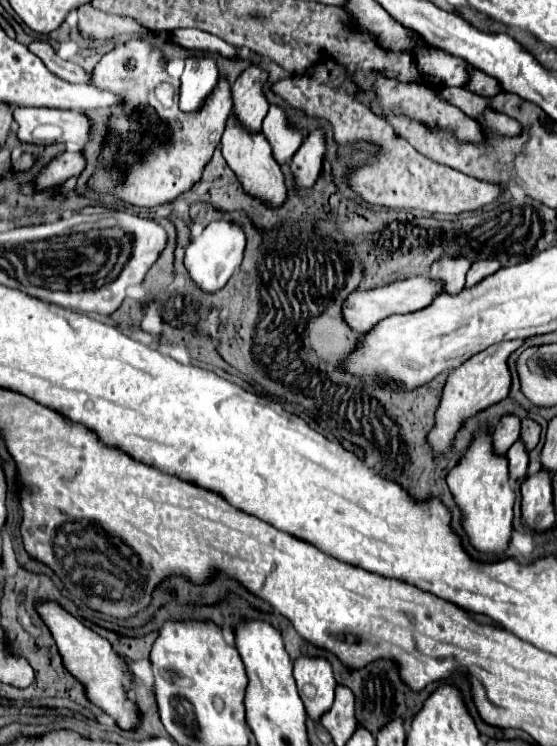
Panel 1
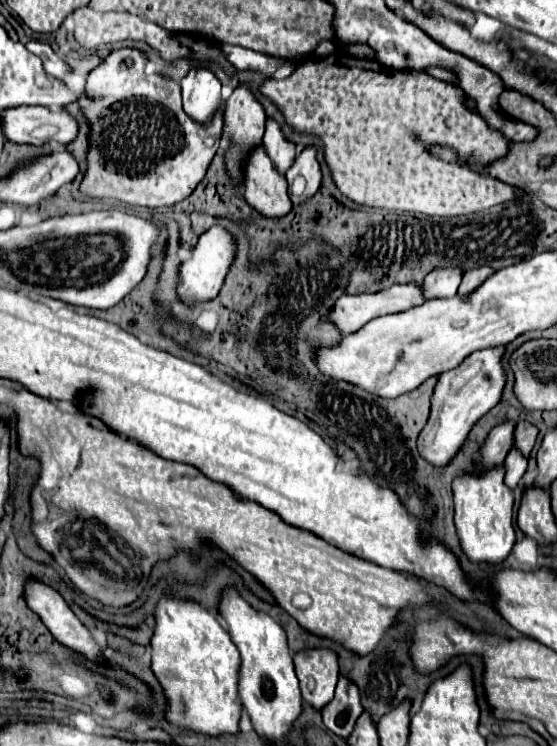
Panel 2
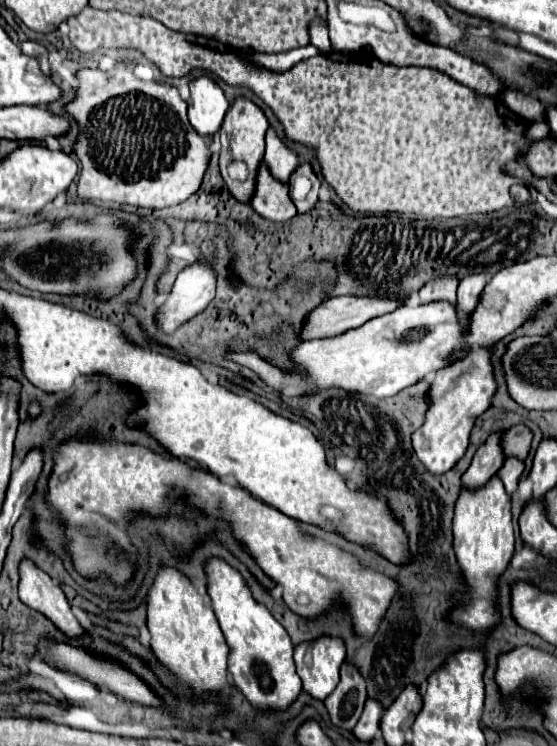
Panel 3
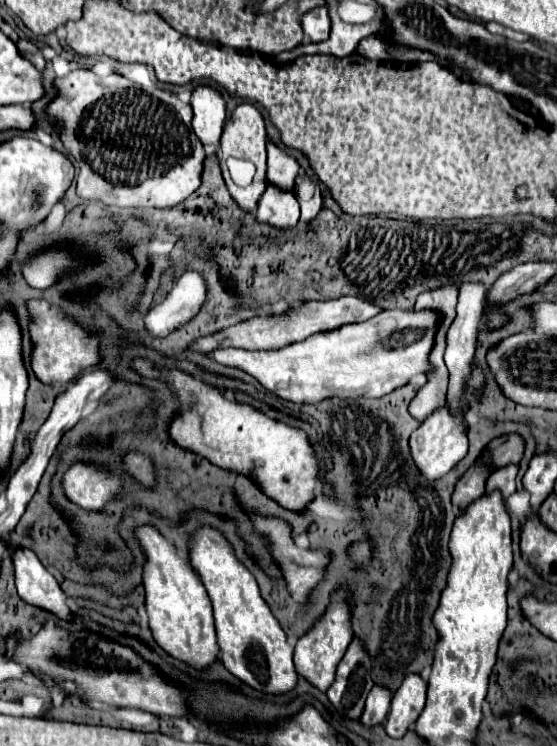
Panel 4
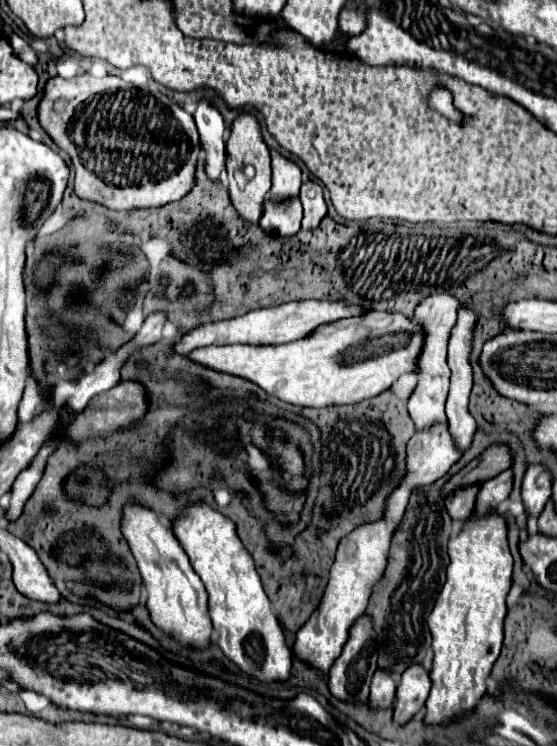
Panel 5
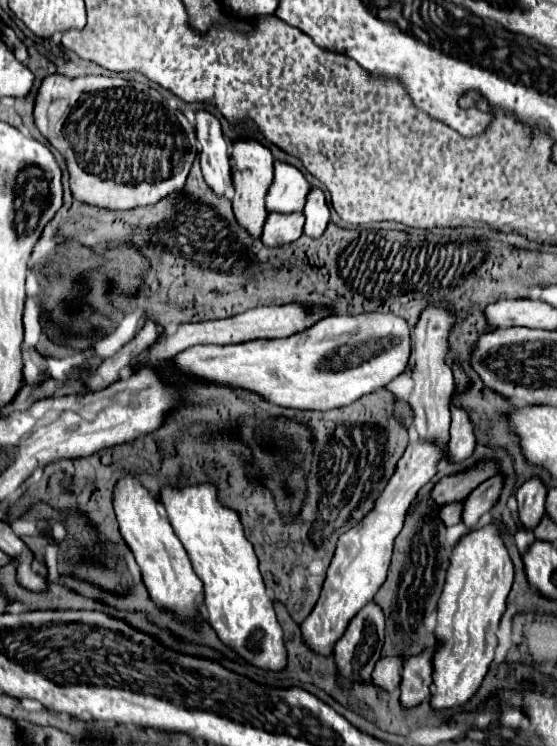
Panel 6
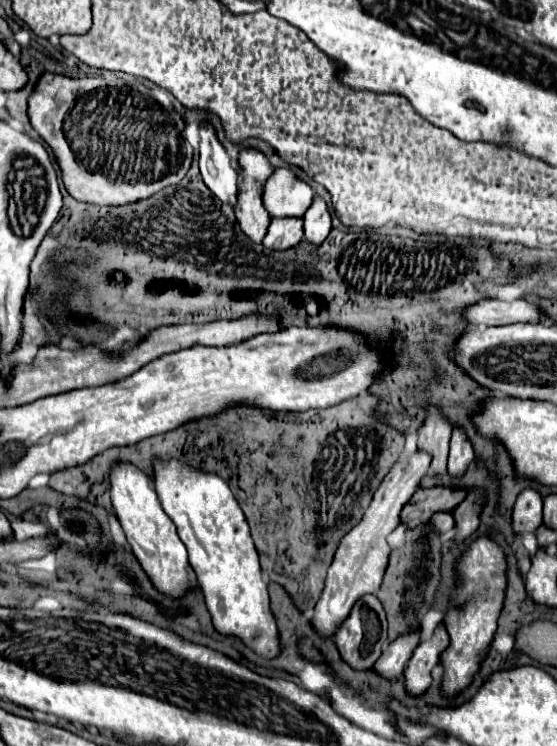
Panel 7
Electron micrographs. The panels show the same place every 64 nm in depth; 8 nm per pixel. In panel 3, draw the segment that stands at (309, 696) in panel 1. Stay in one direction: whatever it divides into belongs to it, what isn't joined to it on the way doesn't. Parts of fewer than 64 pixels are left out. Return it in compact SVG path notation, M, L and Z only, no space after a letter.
M320 636L310 642L300 642L294 650L294 662L302 688L318 700L324 700L338 684L338 670L346 658L342 638Z

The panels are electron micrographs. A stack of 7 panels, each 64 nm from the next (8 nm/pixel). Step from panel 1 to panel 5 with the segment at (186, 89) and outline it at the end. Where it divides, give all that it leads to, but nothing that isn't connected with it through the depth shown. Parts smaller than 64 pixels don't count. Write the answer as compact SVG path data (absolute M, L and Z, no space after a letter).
M198 102L194 122L200 132L200 144L206 152L206 174L210 180L222 180L226 174L226 144L224 120L208 102Z

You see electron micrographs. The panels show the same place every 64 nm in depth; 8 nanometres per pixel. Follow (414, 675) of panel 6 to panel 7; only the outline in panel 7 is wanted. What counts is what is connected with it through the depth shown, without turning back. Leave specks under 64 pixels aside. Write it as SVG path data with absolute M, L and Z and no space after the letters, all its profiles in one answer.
M440 622L432 634L430 640L424 640L418 644L418 648L414 650L406 670L404 670L404 678L406 678L406 688L410 694L418 696L422 694L430 682L432 682L432 668L440 662L442 652L448 648L450 644L450 636L446 632L444 622Z

